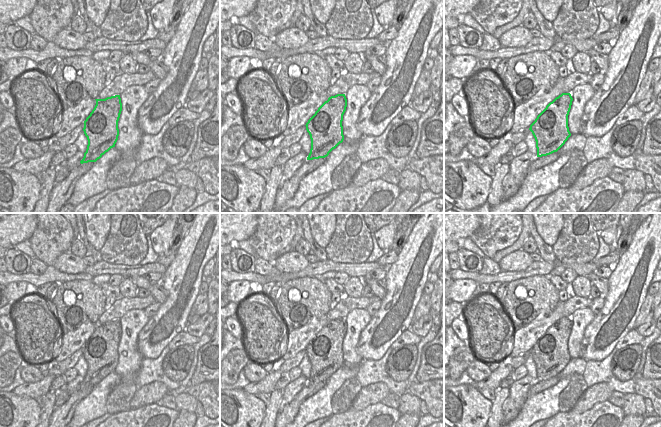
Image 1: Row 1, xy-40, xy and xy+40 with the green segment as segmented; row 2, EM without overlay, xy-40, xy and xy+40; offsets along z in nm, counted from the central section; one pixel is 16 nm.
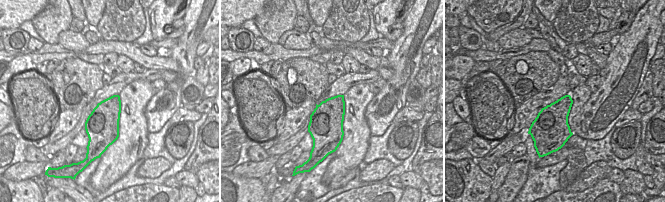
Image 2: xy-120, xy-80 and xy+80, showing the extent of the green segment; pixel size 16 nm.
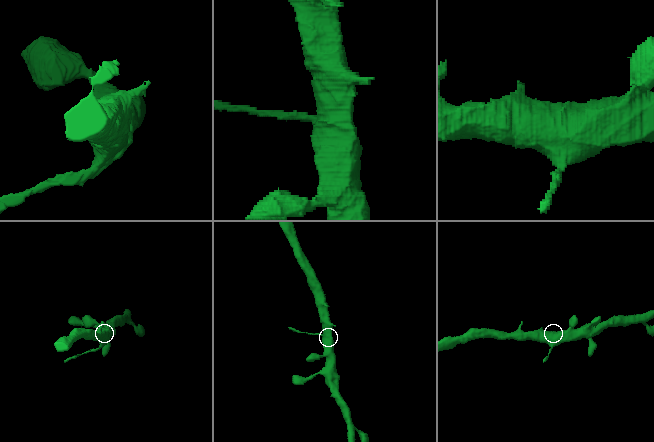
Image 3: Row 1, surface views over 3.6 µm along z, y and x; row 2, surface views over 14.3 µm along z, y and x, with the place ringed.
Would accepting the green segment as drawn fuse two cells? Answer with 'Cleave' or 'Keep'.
Cleave

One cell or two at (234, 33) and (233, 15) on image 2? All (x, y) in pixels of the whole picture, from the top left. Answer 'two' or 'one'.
two

